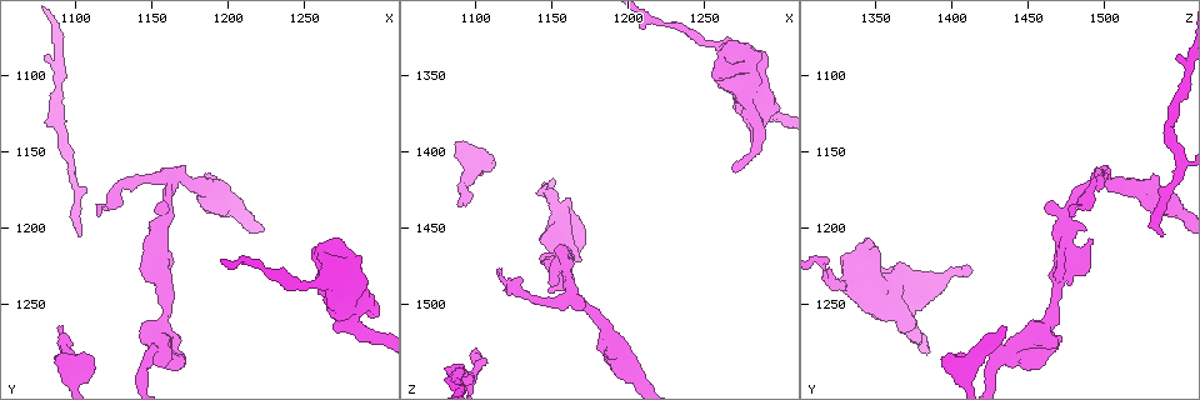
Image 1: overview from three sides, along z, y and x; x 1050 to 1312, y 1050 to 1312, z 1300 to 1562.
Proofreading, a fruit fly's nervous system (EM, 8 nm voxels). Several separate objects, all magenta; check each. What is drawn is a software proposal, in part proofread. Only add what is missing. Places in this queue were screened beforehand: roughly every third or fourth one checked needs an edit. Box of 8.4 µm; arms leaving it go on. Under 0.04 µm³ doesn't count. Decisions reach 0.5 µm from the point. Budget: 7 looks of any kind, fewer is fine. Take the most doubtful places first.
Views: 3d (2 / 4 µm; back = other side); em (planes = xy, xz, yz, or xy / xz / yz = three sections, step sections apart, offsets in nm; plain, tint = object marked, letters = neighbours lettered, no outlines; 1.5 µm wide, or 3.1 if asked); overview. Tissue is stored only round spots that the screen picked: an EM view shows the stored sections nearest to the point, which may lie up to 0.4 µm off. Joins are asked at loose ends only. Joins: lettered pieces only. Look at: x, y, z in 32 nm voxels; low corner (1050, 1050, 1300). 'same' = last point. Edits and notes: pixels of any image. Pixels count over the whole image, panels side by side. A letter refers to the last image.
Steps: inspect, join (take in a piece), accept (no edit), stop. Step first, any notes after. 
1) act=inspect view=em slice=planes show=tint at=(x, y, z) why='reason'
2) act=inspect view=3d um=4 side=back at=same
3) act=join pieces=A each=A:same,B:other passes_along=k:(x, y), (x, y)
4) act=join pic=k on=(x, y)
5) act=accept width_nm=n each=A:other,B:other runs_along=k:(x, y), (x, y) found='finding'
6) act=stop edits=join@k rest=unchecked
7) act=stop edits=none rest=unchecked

act=inspect view=em slice=planes show=letters at=(1088, 1288, 1394) why='an open end'

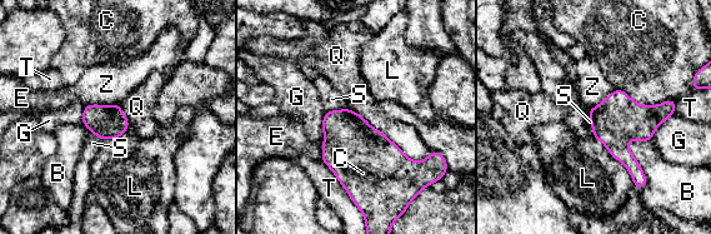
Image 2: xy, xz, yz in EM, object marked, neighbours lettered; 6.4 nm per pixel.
act=accept each=B:other,C:other,E:other,G:other,L:other,Q:other,S:other,T:other,Z:other border=2:(348, 106), (340, 110), (326, 111) found='none of them fits'

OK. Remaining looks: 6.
act=inspect view=em slice=planes show=letters at=(1268, 1228, 1410) why='an open end'

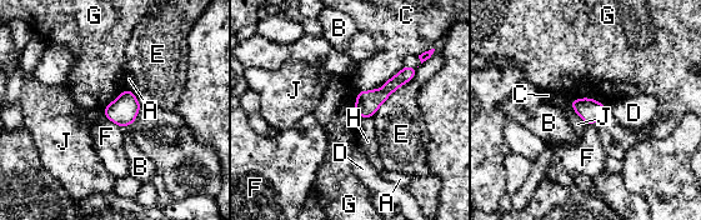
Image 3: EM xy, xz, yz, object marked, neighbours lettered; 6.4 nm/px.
act=accept each=A:other,B:other,C:other,D:other,E:other,F:other,G:other,H:other,J:other runs_along=3:(409, 73), (360, 113) found='none of them fits'

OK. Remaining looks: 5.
act=inspect view=3d um=4 at=(1114, 1190, 1480) why='tapers out'

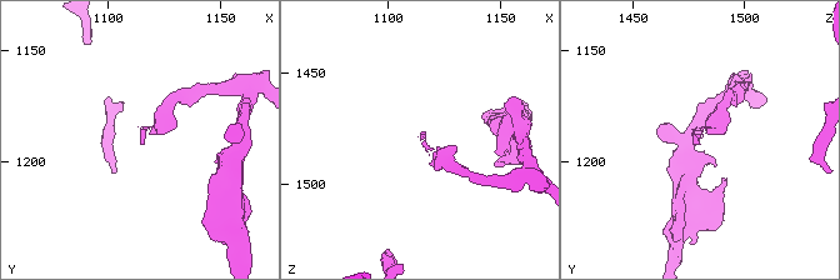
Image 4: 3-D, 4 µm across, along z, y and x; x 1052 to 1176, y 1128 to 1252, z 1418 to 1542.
act=inspect view=em slice=planes show=tint at=(1113, 1191, 1478) why='shape alone is not enough'

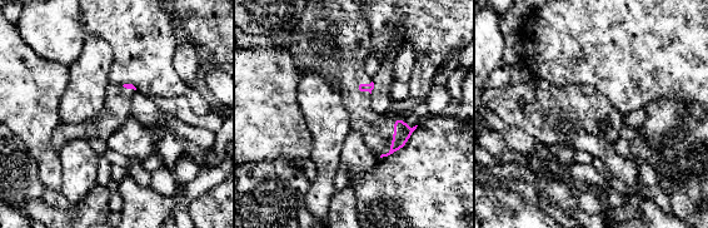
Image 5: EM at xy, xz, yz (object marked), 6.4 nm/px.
act=inspect view=em slice=planes show=letters at=same

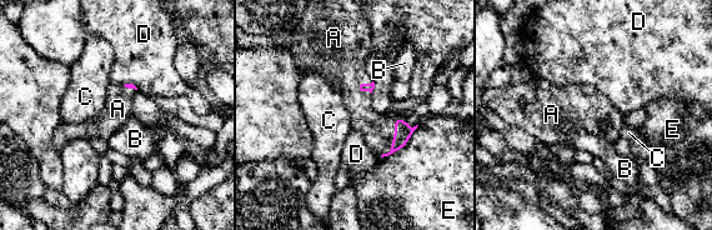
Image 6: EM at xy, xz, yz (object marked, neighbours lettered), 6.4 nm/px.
act=join pieces=A each=A:same,B:other,C:other,D:other,E:other found='it goes on there'

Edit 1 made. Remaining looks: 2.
act=stop edits=join@6 rest=unchecked

